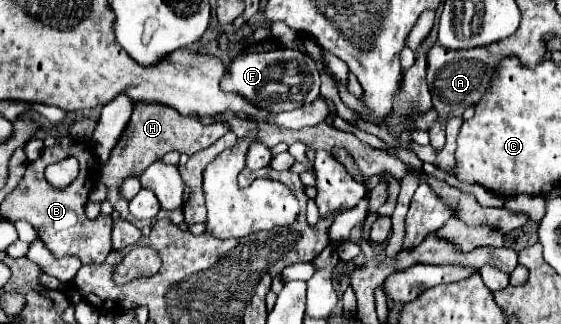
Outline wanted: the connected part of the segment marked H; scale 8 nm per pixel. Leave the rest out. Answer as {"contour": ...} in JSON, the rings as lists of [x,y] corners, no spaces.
{"contour":[[[137,101],[133,107],[133,115],[131,121],[127,125],[127,129],[121,133],[117,145],[113,147],[109,159],[105,161],[103,169],[101,169],[101,183],[107,187],[107,201],[113,205],[113,209],[127,221],[139,225],[141,221],[137,221],[131,213],[129,213],[129,201],[121,197],[121,185],[125,179],[129,177],[141,177],[141,173],[159,157],[163,157],[169,151],[183,151],[185,155],[193,155],[201,149],[211,147],[211,143],[215,143],[221,137],[221,121],[213,123],[213,125],[203,125],[199,121],[199,117],[195,115],[181,115],[179,111],[175,111],[169,105],[161,105],[161,103],[149,103],[149,101]]]}

